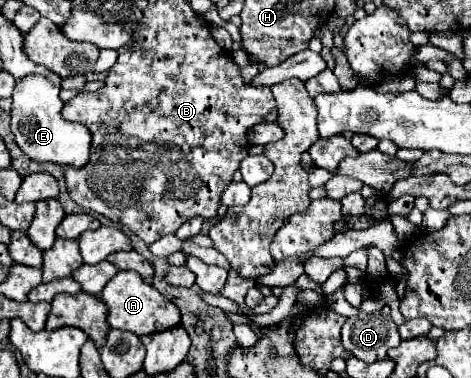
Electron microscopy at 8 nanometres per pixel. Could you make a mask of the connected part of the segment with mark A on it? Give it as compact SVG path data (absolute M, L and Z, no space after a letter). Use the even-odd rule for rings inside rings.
M119 271L101 291L101 301L107 305L107 323L111 329L125 329L135 335L151 335L155 331L165 331L175 325L179 325L181 315L179 309L163 299L155 287L139 279L139 273L135 271Z

